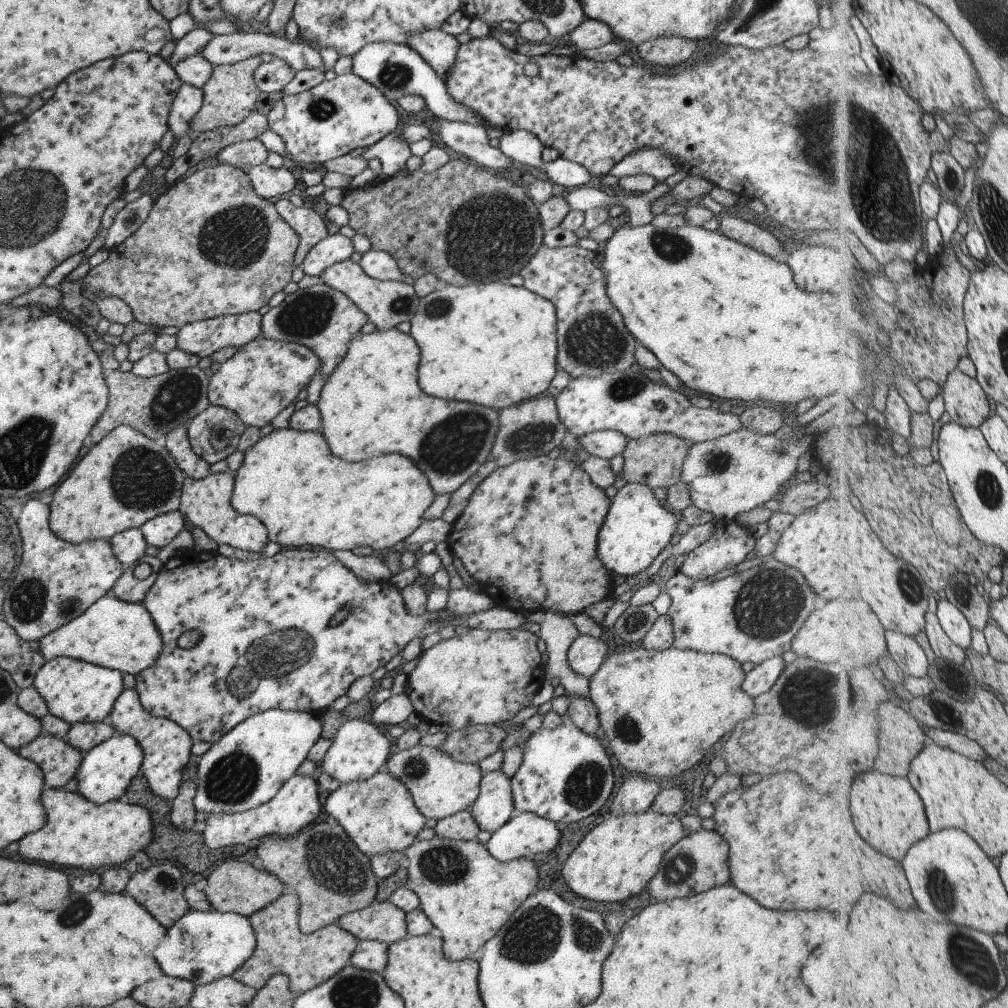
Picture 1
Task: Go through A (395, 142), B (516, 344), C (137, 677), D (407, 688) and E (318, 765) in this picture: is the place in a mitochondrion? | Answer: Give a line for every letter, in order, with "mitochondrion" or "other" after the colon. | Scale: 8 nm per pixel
A: other
B: other
C: other
D: other
E: other

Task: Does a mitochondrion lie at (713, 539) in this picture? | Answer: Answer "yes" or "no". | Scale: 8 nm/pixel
no

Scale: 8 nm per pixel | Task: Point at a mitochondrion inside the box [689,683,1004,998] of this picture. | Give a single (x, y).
(972, 955)

